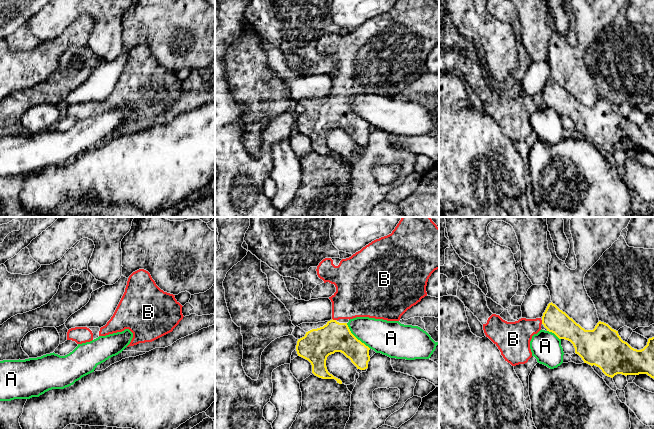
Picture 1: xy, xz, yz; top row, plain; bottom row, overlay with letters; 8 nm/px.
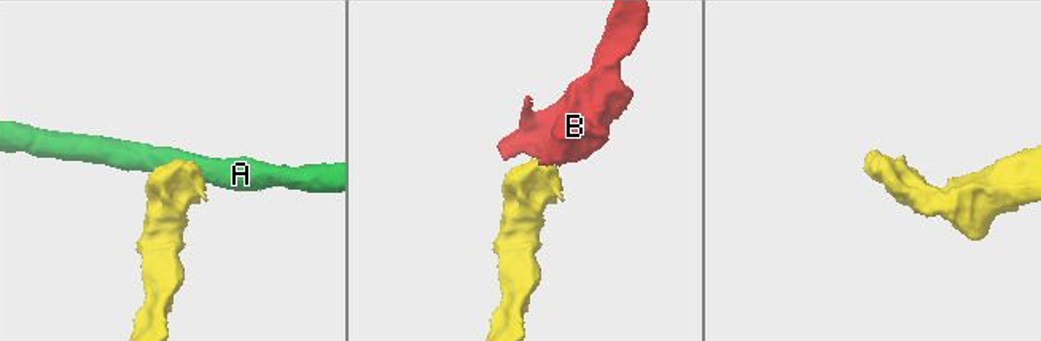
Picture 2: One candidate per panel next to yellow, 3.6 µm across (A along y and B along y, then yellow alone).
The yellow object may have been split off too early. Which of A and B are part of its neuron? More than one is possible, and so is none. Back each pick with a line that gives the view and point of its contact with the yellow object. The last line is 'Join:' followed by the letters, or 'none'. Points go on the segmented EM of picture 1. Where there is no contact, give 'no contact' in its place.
B: contact xz (334, 320)
Join: B

